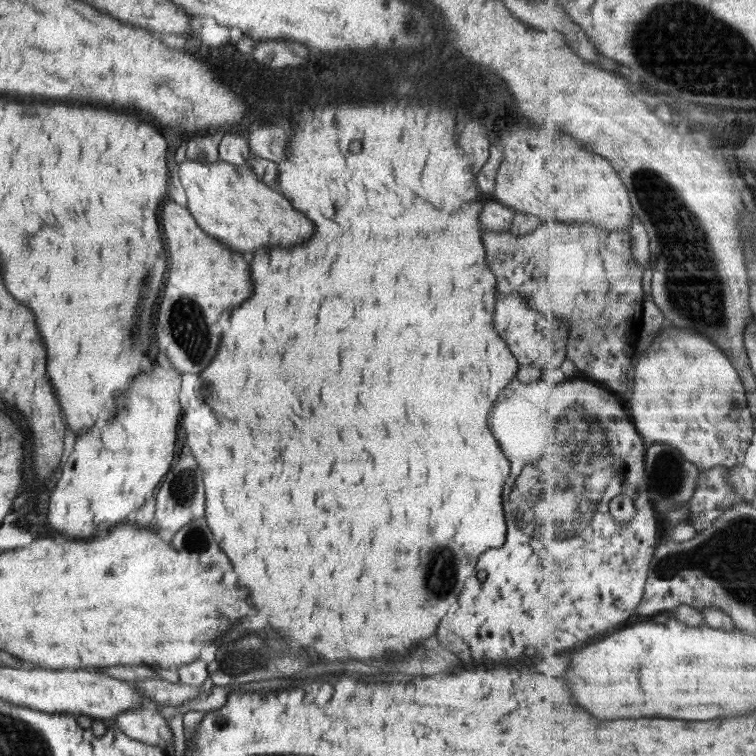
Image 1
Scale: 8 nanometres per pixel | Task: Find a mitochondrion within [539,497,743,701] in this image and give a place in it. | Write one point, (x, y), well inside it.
(661, 572)

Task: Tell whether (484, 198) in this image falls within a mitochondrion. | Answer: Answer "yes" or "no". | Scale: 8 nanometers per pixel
no

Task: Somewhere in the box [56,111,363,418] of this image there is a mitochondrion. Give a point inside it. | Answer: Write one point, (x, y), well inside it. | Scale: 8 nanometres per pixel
(190, 332)

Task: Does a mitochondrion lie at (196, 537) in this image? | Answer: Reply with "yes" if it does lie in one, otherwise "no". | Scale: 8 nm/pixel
yes

